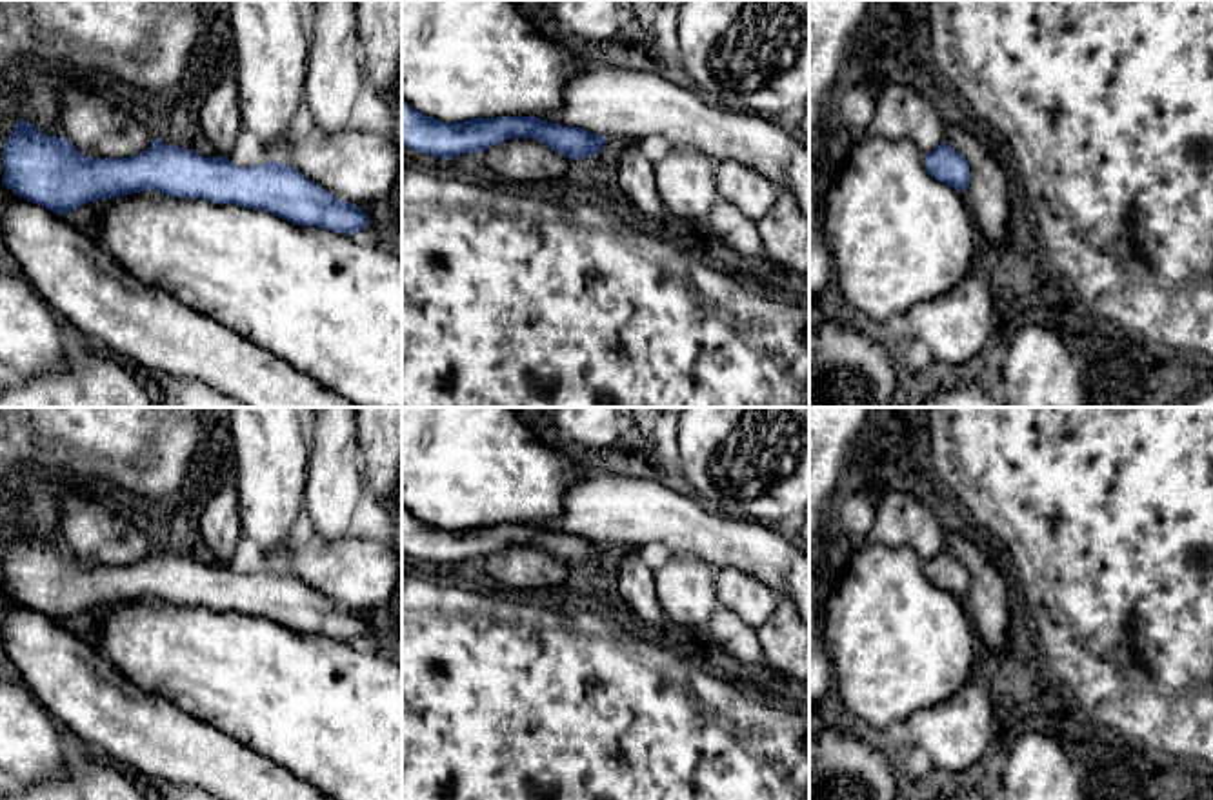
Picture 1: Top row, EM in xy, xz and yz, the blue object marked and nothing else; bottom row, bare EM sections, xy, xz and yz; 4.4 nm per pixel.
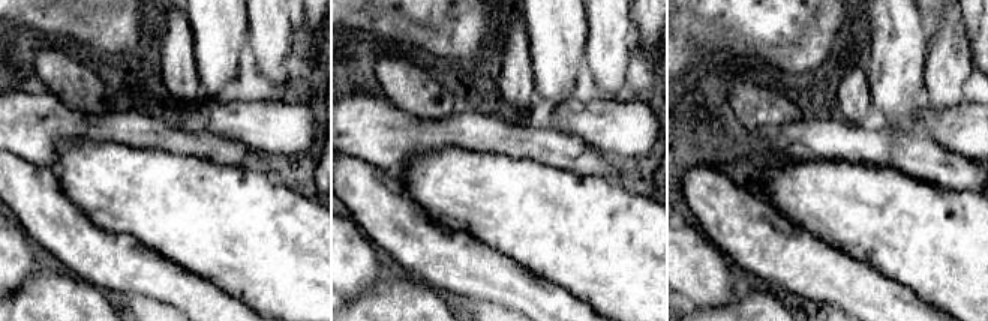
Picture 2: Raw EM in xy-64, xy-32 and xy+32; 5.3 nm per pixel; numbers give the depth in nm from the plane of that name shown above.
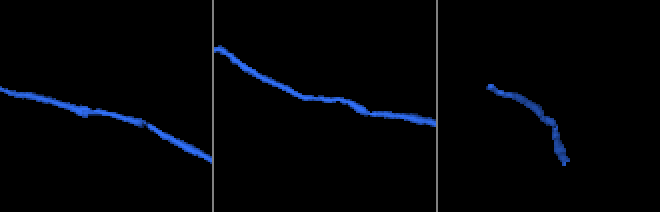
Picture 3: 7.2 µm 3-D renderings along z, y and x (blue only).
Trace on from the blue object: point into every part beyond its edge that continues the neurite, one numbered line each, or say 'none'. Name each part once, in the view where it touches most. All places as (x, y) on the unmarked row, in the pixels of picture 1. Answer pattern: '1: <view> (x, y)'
1: xy (360, 575)

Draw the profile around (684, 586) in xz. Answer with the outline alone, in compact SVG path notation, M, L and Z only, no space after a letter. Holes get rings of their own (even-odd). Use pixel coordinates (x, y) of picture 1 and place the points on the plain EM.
M677 555L655 571L655 593L673 631L704 633L717 604L717 569L707 562Z

